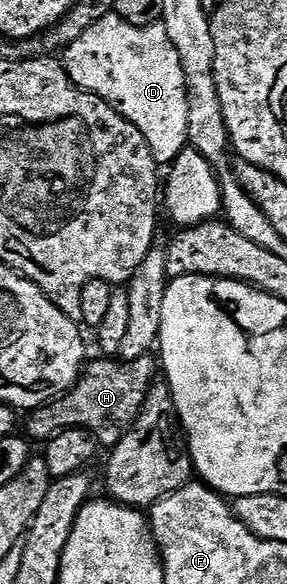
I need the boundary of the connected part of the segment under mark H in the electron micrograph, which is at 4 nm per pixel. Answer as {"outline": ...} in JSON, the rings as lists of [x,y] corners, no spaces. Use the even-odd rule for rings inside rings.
{"outline":[[[153,355],[141,356],[138,360],[129,362],[118,358],[101,359],[91,359],[83,367],[82,377],[71,392],[65,392],[58,399],[29,413],[30,421],[27,422],[25,431],[31,441],[51,440],[65,428],[86,428],[102,446],[113,446],[122,441],[124,434],[140,414],[148,390],[156,383],[156,360]]]}

